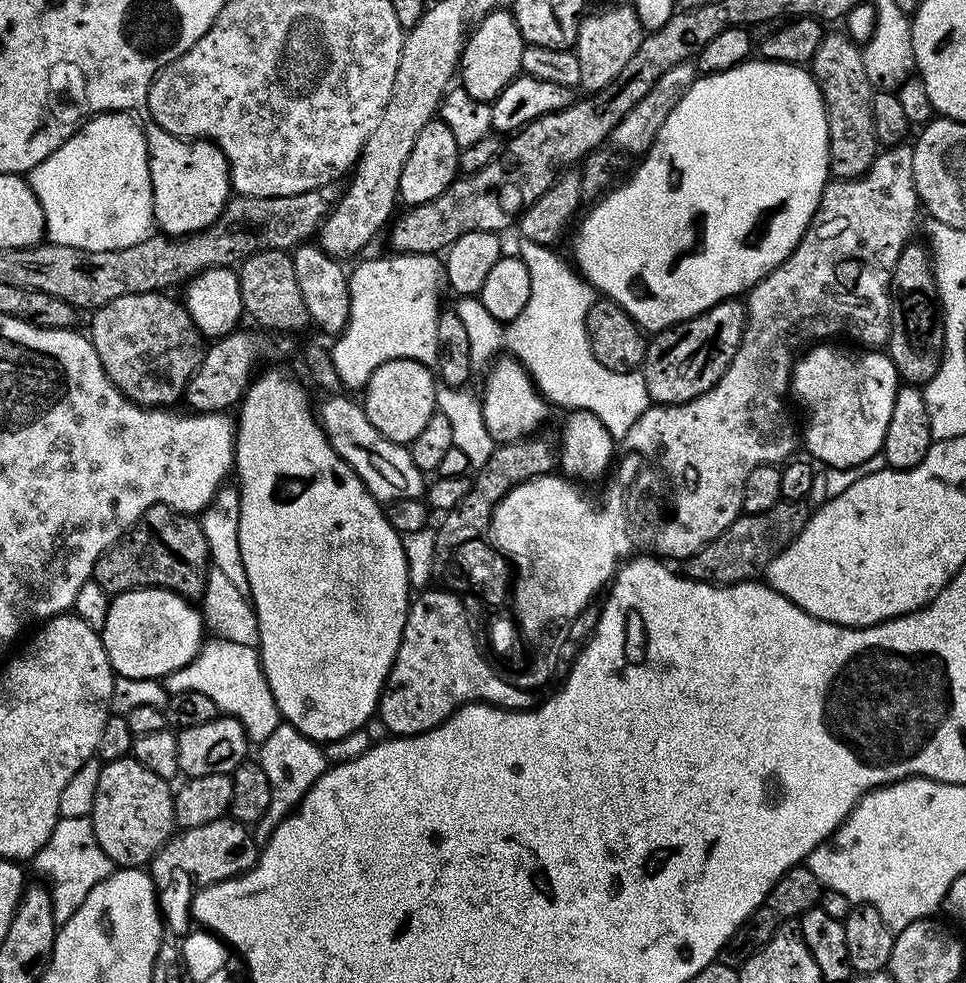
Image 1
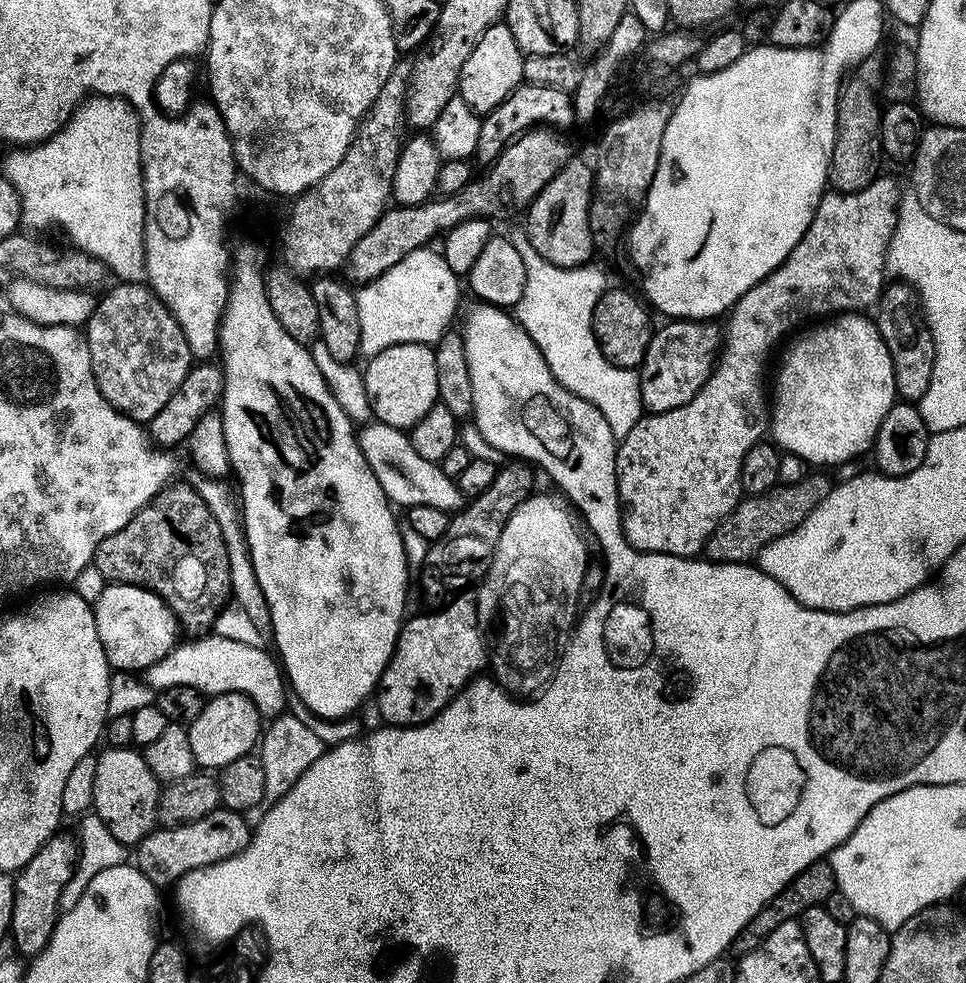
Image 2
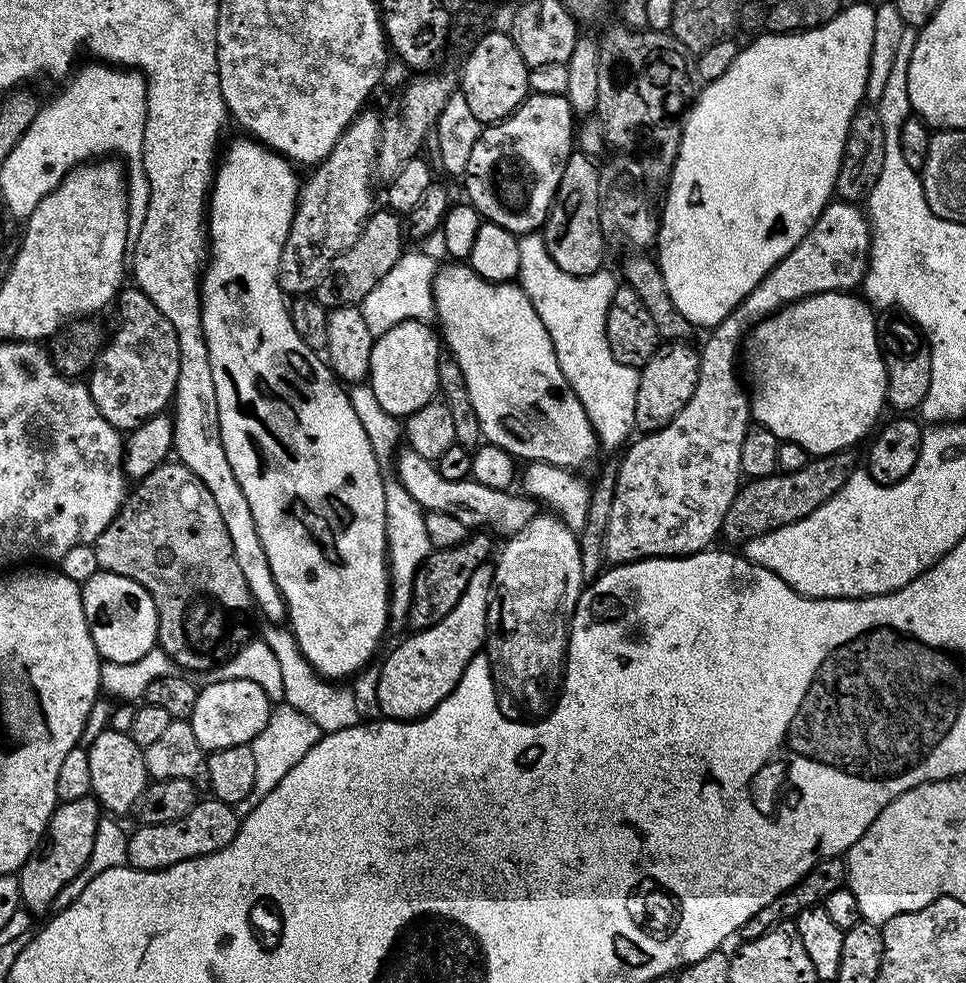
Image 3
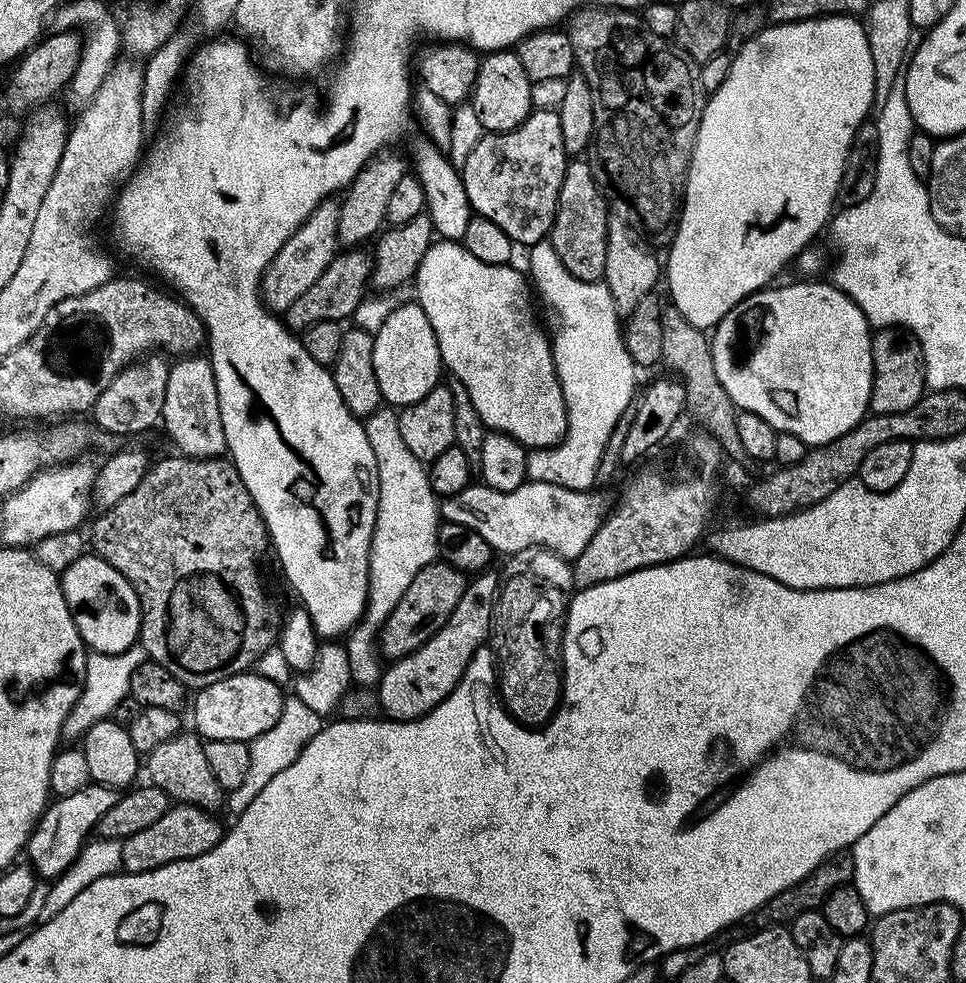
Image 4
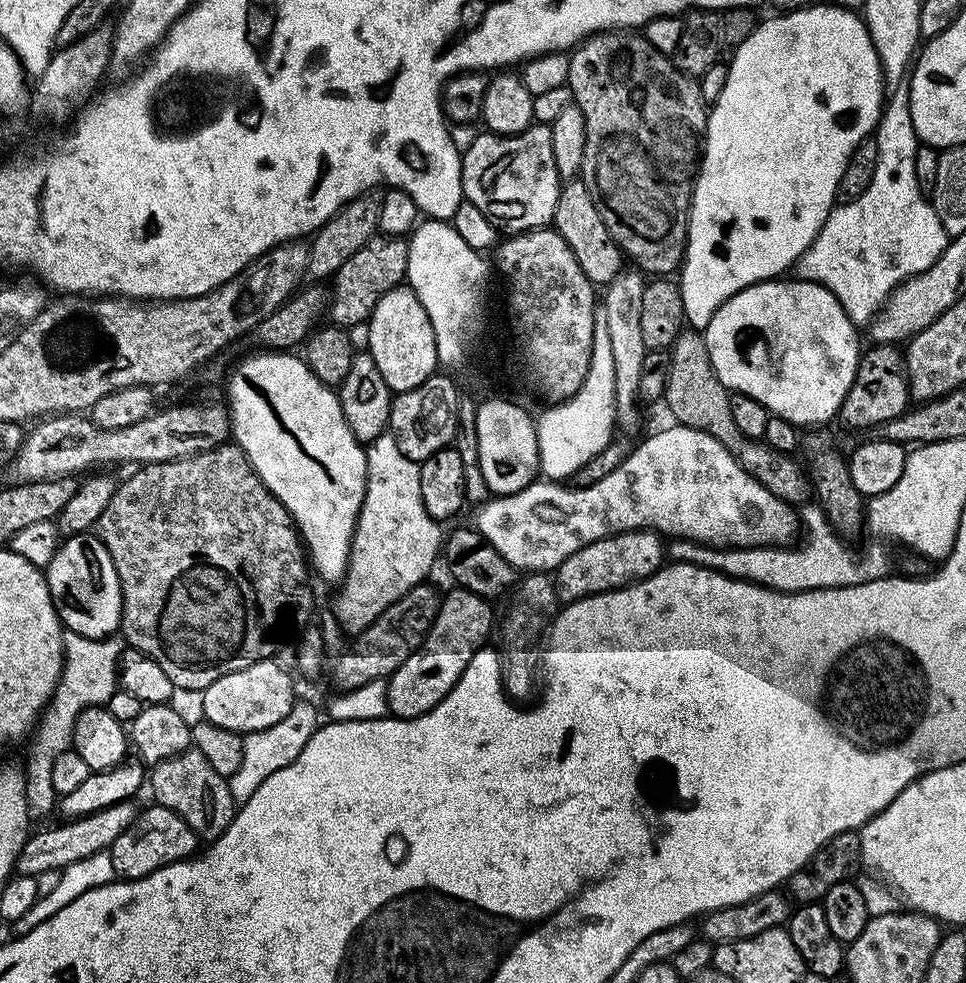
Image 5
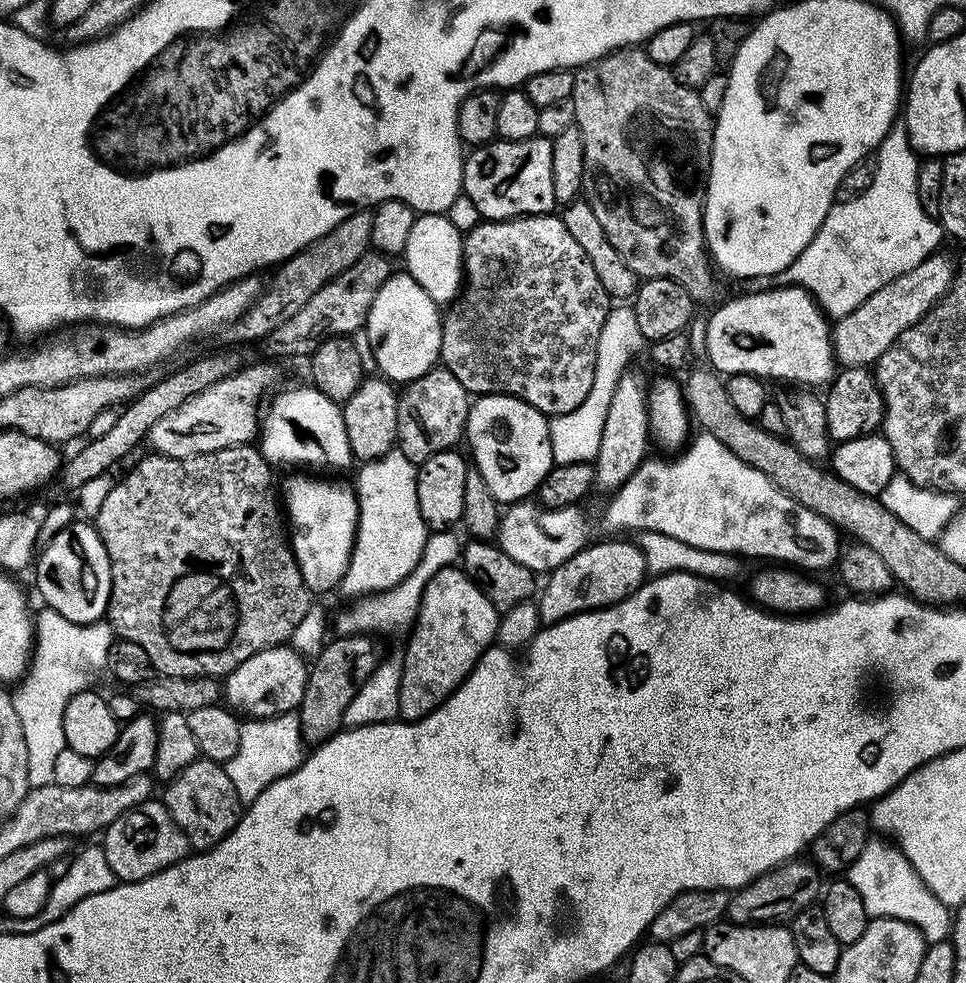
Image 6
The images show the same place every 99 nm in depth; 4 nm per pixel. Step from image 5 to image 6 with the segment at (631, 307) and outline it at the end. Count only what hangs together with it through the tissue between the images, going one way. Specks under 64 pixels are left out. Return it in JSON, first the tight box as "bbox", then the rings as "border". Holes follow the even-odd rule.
{"bbox":[594,370,650,494],"border":[[[632,370],[625,371],[620,381],[614,386],[614,396],[610,398],[610,410],[606,410],[606,426],[602,426],[602,442],[598,442],[598,454],[594,461],[596,469],[595,487],[601,488],[604,494],[611,494],[617,488],[621,488],[638,470],[638,466],[649,455],[648,444],[650,445],[650,429],[648,427],[648,394],[646,384],[643,384]]]}

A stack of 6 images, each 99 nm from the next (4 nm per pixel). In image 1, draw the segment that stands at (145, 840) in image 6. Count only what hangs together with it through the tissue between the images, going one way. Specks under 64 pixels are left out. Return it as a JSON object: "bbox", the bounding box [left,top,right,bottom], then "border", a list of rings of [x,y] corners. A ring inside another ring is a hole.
{"bbox":[146,818,260,932],"border":[[[231,818],[177,831],[156,851],[146,868],[156,890],[157,905],[160,911],[167,914],[172,932],[184,932],[184,916],[191,909],[192,900],[200,889],[248,872],[259,856],[260,848],[254,842],[249,825]]]}

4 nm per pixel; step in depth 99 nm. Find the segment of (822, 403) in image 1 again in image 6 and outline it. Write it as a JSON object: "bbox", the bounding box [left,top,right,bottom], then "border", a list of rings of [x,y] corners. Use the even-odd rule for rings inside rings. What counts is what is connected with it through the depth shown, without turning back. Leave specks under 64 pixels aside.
{"bbox":[706,286,838,389],"border":[[[775,286],[776,288],[768,288],[765,292],[752,292],[749,296],[736,296],[733,300],[728,300],[713,316],[707,317],[708,329],[706,330],[706,350],[708,351],[707,363],[711,365],[717,373],[723,374],[725,377],[737,376],[738,374],[750,374],[751,376],[759,376],[765,381],[785,380],[783,383],[788,386],[807,386],[809,389],[819,389],[819,384],[823,386],[831,385],[834,377],[838,372],[838,361],[833,352],[832,331],[830,327],[829,317],[820,311],[819,304],[806,289],[799,286]]]}

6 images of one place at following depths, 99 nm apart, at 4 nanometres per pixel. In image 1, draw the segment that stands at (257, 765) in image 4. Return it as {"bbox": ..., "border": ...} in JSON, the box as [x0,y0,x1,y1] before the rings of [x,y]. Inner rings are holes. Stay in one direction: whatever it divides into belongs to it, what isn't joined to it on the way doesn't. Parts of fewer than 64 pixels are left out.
{"bbox":[251,722,330,846],"border":[[[287,722],[280,723],[278,730],[274,730],[274,734],[270,734],[270,738],[259,745],[258,752],[258,763],[262,770],[266,770],[266,778],[270,782],[270,806],[266,806],[266,814],[251,829],[254,842],[257,846],[262,846],[270,842],[270,834],[274,834],[276,827],[299,805],[310,786],[322,778],[330,765],[323,747],[317,741],[306,738],[306,734]]]}

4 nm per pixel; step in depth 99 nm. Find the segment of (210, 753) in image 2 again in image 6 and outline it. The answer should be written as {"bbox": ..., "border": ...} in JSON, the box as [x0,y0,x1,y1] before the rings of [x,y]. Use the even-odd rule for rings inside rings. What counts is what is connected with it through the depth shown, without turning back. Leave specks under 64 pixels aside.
{"bbox":[222,646,308,720],"border":[[[291,646],[267,648],[254,654],[254,658],[246,658],[242,666],[238,666],[227,676],[222,684],[222,696],[227,707],[233,712],[243,713],[245,717],[257,720],[296,712],[302,702],[302,694],[308,681],[308,669],[305,657]]]}

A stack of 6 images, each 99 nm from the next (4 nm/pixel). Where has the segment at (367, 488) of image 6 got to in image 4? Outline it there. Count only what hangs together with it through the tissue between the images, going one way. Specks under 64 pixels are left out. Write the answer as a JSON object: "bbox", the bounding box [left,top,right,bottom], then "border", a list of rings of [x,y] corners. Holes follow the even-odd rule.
{"bbox":[346,406,442,690],"border":[[[381,406],[373,416],[363,421],[363,425],[378,466],[380,497],[368,559],[368,601],[360,616],[360,623],[347,633],[346,647],[353,685],[372,690],[379,685],[382,675],[382,657],[378,647],[380,632],[394,606],[402,602],[402,594],[406,594],[410,582],[414,582],[415,576],[437,559],[442,517],[438,497],[432,491],[425,465],[414,458],[406,442],[402,442],[397,413],[391,407]]]}

